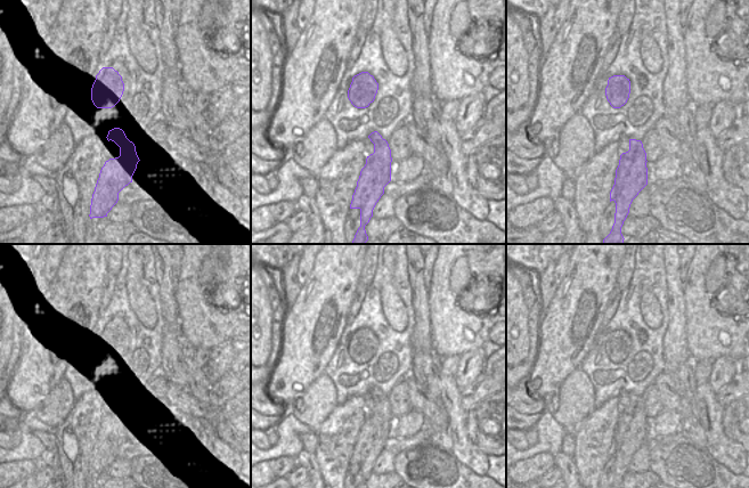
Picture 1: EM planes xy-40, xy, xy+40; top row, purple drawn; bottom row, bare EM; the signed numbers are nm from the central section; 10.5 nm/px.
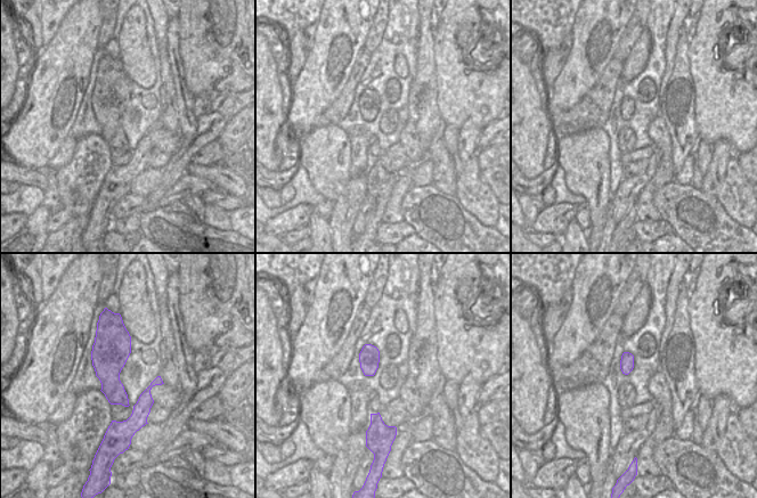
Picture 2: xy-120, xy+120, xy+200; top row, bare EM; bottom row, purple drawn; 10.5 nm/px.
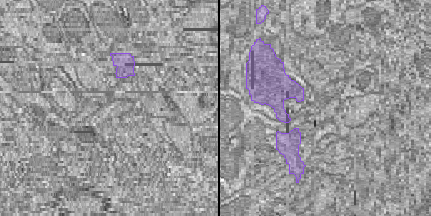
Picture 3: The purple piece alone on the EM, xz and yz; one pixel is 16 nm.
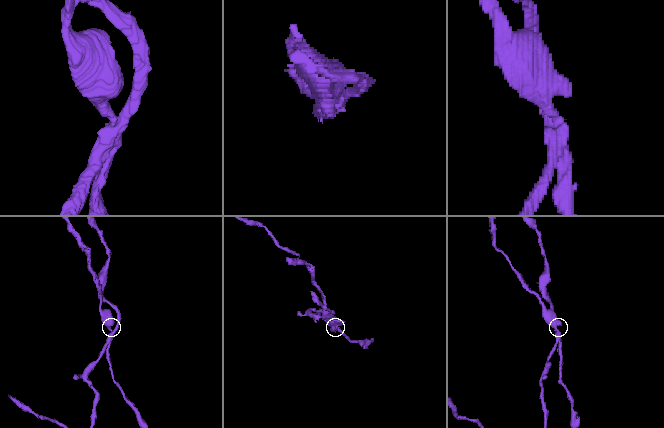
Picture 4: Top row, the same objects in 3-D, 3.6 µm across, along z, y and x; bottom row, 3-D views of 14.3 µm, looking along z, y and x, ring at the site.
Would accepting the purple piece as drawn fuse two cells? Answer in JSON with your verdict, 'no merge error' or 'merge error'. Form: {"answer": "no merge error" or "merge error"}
{"answer": "merge error"}

